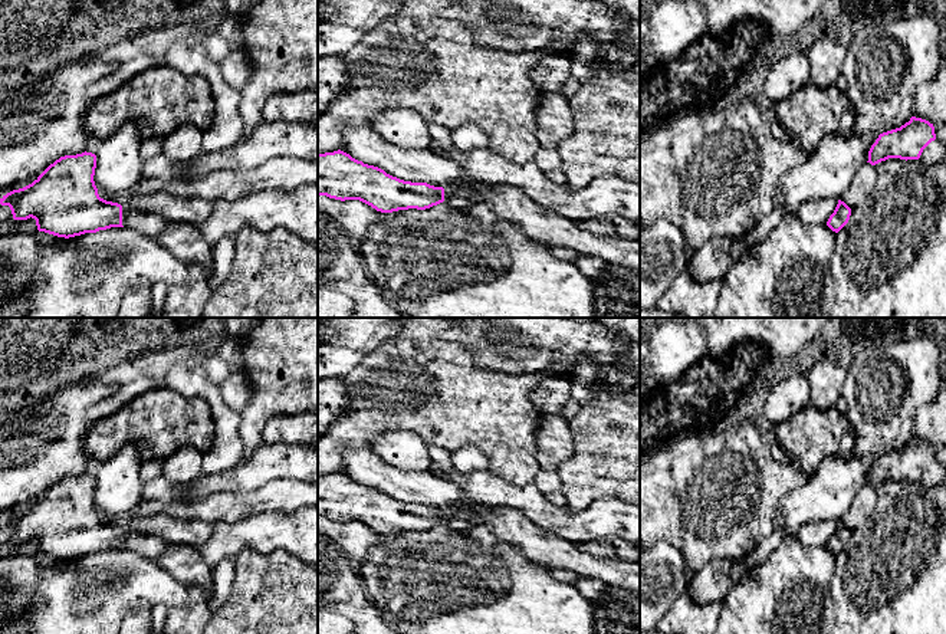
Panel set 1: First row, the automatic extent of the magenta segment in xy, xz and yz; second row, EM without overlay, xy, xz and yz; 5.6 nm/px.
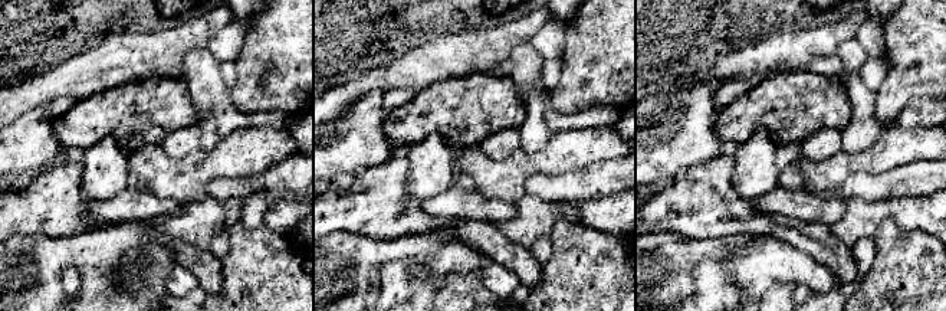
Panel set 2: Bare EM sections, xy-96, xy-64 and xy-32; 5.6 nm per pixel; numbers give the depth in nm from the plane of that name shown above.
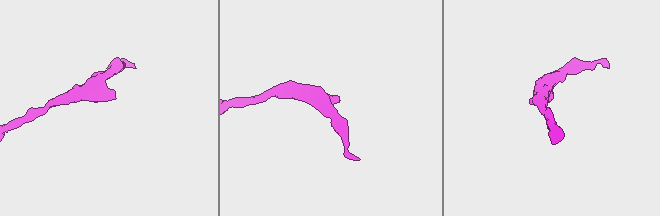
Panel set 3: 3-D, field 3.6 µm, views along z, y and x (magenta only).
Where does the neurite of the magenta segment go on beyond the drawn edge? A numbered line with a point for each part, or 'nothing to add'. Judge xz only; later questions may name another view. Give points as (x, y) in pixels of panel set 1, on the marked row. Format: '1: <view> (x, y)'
1: xz (455, 197)

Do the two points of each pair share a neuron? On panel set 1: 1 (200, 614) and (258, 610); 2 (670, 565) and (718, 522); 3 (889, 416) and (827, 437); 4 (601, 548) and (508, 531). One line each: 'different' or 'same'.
1: different
2: different
3: different
4: different

